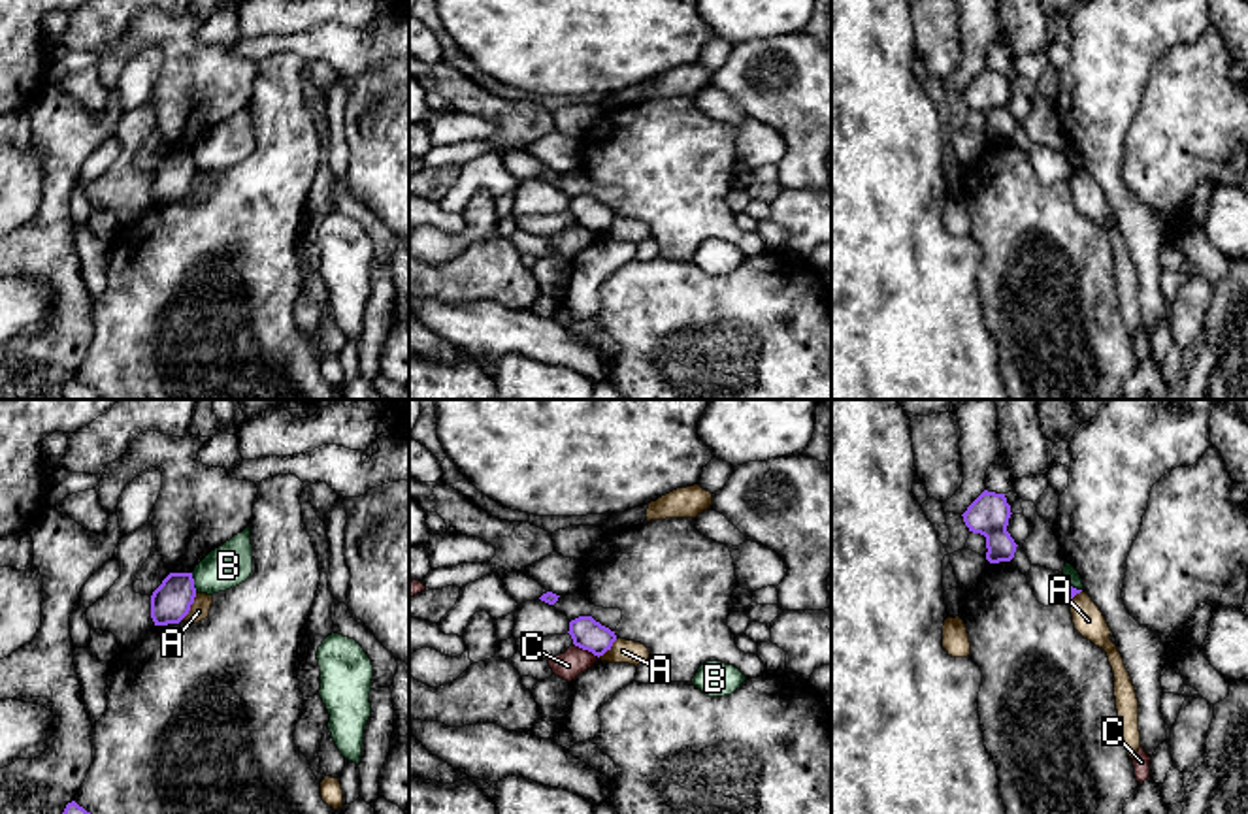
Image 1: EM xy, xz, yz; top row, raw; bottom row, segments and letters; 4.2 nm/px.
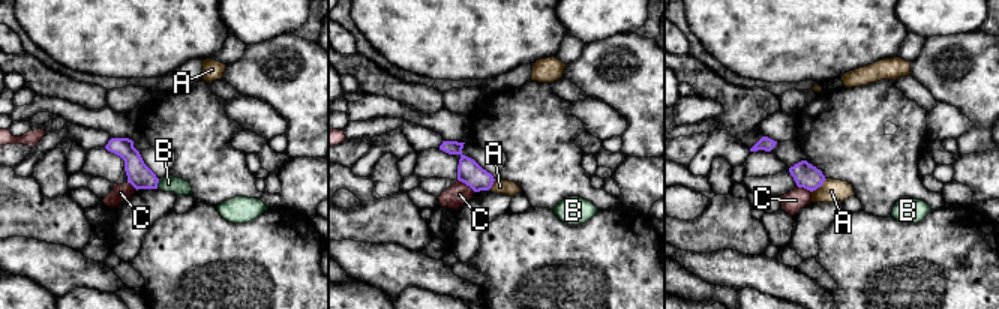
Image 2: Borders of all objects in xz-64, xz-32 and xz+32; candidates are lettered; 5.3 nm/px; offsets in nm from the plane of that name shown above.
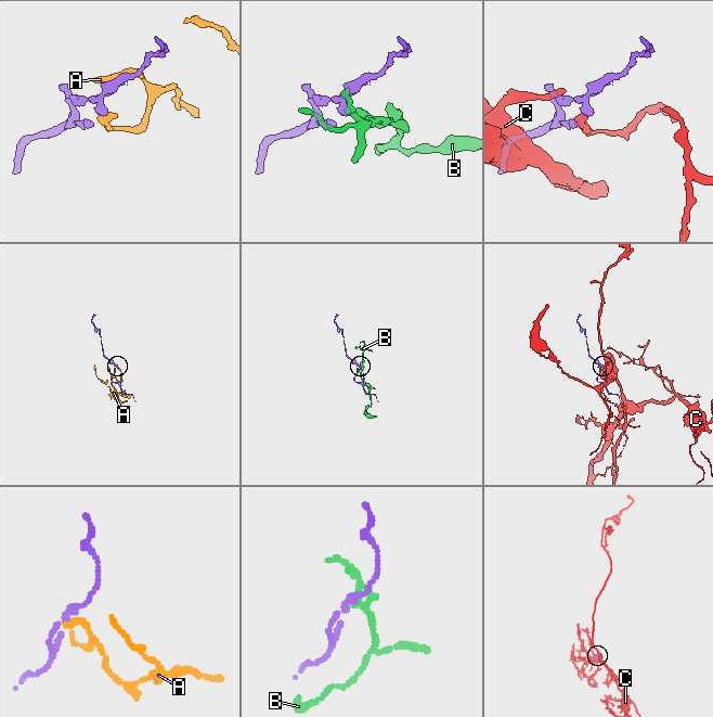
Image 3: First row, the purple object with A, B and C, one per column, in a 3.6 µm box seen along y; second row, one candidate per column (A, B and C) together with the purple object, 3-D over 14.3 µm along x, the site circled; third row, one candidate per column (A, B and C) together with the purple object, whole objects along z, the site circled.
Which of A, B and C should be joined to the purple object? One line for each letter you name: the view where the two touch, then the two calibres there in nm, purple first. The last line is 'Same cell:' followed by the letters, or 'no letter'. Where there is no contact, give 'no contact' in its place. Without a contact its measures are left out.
Same cell: no letter

